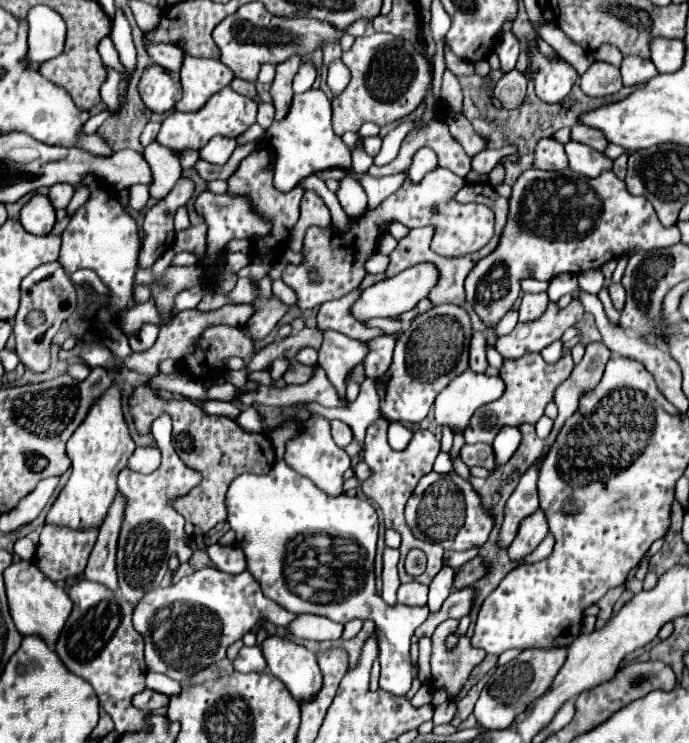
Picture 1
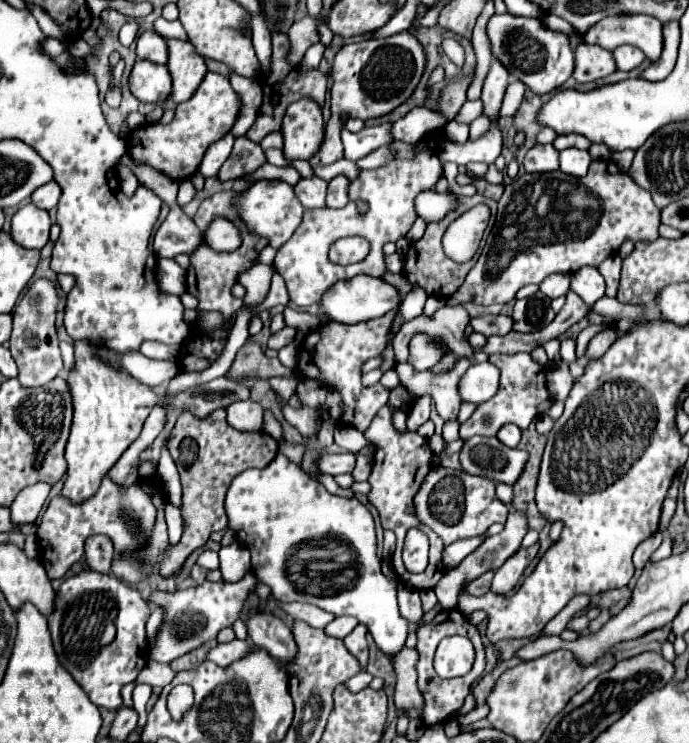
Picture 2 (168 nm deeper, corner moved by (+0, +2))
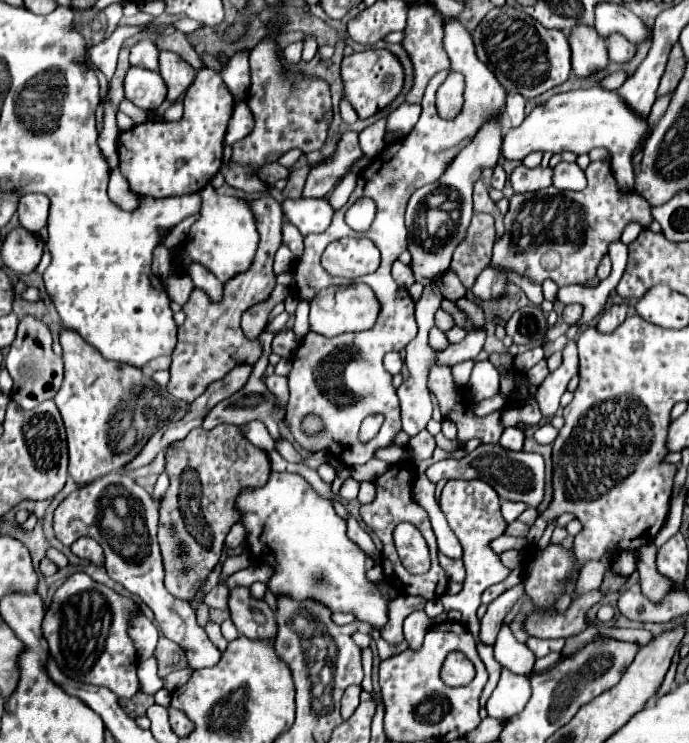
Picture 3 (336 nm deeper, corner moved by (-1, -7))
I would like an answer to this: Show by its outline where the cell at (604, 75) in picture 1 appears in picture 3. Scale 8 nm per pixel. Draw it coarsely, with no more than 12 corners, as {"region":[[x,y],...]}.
{"region":[[578,25],[570,33],[572,73],[588,77],[608,65],[606,41]]}

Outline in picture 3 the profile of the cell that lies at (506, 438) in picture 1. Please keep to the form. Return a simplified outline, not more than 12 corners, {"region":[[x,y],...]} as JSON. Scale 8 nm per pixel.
{"region":[[504,429],[500,445],[510,451],[522,451],[524,431]]}

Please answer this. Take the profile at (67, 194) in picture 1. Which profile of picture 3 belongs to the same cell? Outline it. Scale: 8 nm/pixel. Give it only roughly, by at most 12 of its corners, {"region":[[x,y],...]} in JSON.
{"region":[[42,193],[20,197],[20,225],[42,231],[48,221],[50,199]]}

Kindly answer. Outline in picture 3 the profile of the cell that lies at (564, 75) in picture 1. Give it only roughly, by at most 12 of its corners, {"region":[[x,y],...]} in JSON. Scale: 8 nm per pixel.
{"region":[[522,9],[476,27],[478,59],[526,99],[568,81],[570,45]]}

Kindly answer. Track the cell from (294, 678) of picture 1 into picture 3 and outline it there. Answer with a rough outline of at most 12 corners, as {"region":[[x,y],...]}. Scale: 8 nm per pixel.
{"region":[[246,587],[230,591],[230,617],[240,635],[274,641],[278,623],[266,601]]}

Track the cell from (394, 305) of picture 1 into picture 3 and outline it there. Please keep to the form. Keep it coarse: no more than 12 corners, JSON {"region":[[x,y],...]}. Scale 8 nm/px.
{"region":[[364,283],[310,303],[310,331],[334,337],[374,327],[380,301]]}

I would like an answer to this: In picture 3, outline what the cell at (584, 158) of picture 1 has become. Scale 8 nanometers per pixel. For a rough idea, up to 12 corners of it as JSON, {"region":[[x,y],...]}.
{"region":[[576,163],[554,167],[558,189],[582,191],[586,175]]}

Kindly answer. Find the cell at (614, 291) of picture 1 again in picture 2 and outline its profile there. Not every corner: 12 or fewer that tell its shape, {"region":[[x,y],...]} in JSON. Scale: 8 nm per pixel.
{"region":[[619,254],[603,260],[597,270],[607,282],[605,296],[615,298],[619,288]]}

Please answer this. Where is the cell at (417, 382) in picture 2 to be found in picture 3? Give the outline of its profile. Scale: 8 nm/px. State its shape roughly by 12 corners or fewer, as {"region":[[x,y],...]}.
{"region":[[474,361],[452,367],[454,385],[466,387]]}

